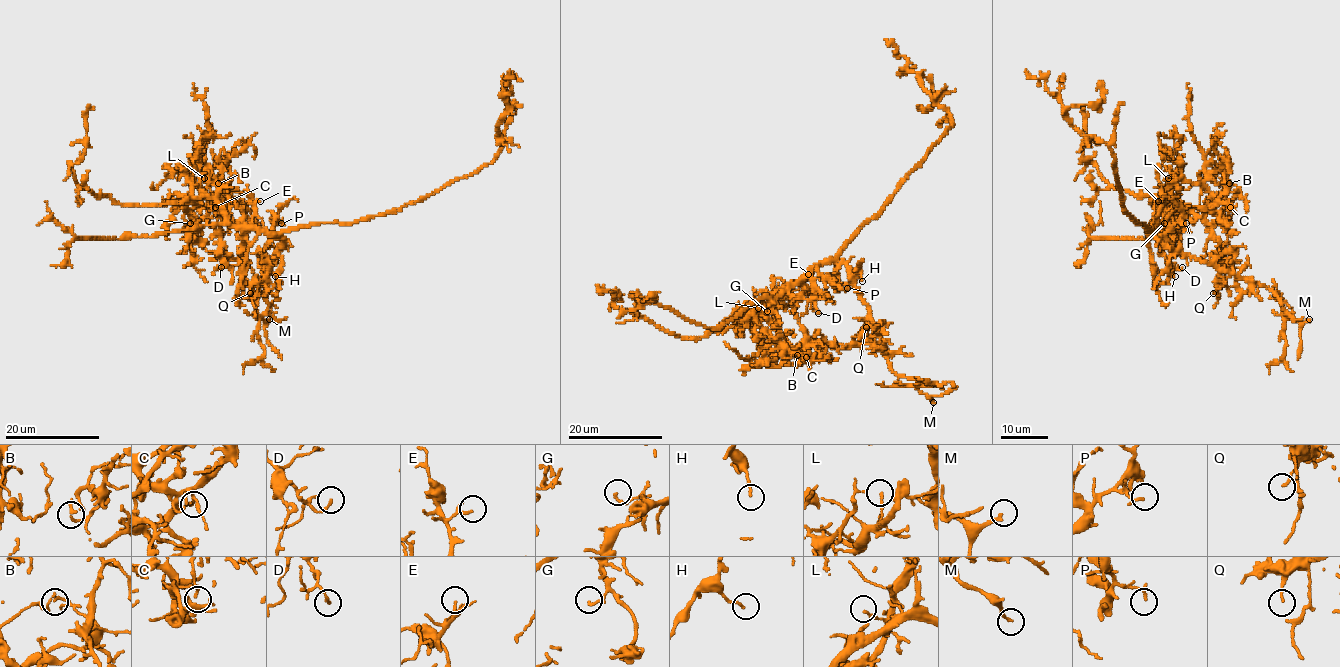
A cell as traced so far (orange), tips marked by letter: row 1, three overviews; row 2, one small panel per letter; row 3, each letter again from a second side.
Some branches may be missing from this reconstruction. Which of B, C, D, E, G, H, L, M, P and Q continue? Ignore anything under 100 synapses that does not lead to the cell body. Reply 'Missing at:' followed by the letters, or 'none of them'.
Missing at: M

